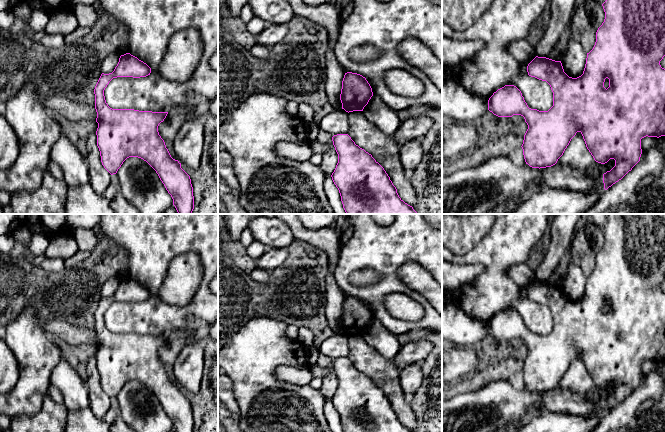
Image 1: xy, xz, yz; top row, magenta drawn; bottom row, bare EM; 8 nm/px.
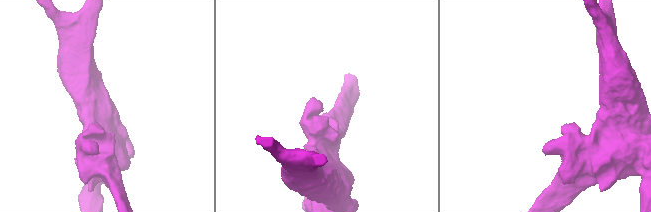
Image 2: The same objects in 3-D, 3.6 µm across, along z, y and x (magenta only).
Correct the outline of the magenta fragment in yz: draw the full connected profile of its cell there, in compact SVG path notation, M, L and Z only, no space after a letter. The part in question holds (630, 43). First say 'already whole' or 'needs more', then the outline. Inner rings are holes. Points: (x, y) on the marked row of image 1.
already whole; M606 0L603 4L605 19L596 32L596 42L593 49L587 53L586 64L583 74L577 78L569 77L563 69L561 61L555 61L546 57L536 56L527 66L528 75L539 80L546 81L553 92L553 106L548 111L531 109L522 96L521 91L514 85L505 85L498 89L488 100L488 110L498 117L512 117L521 115L528 125L522 144L523 155L526 164L532 168L546 168L555 165L563 155L571 139L580 132L586 147L598 163L605 164L610 159L615 160L615 166L603 174L604 189L607 190L613 184L621 180L640 161L642 154L641 139L648 137L665 136L665 69L661 67L660 61L665 56L665 0Z

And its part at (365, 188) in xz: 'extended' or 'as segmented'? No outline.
as segmented

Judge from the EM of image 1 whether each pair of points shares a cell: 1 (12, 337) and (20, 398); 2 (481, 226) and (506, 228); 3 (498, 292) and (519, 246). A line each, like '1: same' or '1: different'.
1: same
2: different
3: same

